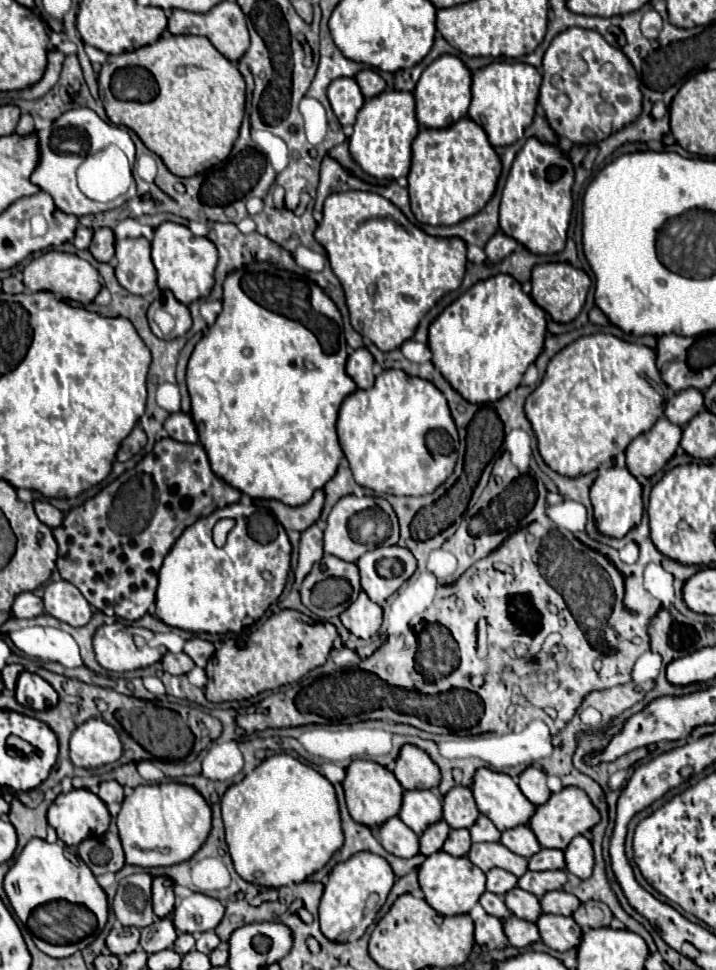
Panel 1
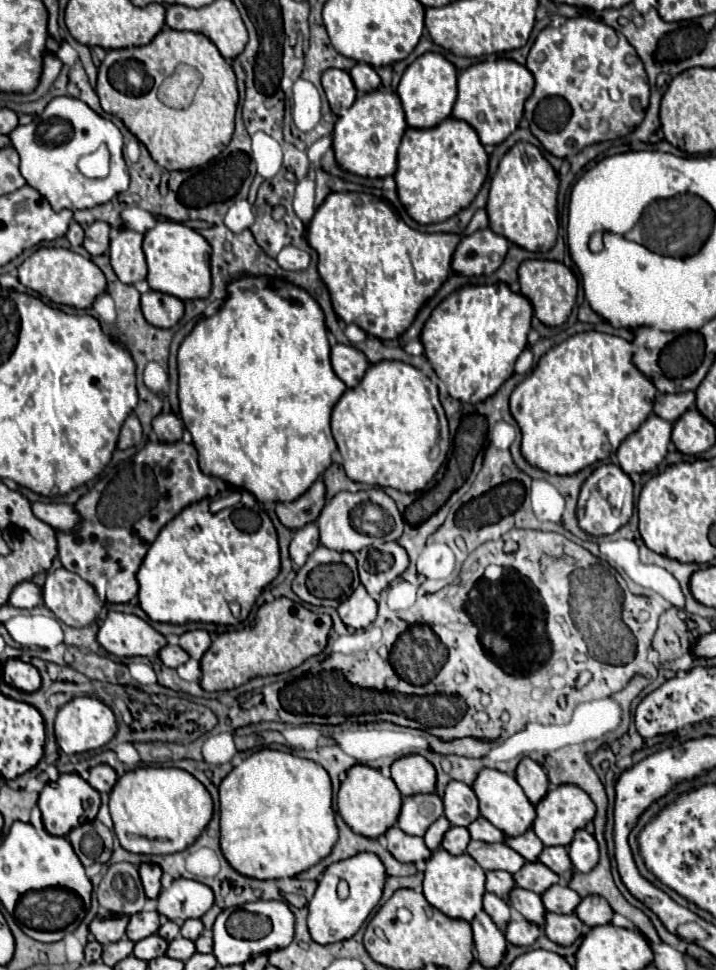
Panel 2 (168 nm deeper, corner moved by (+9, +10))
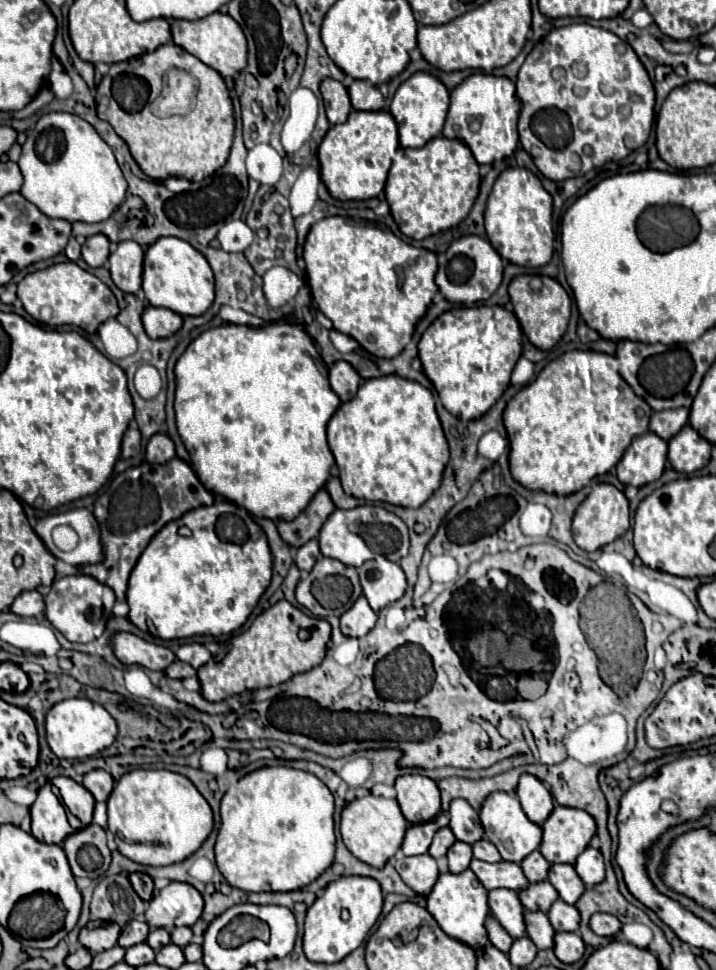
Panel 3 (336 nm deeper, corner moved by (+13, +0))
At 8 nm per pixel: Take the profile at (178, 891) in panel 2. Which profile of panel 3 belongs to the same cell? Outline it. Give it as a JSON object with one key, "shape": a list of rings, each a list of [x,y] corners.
{"shape":[[[169,882],[159,890],[145,910],[145,920],[153,928],[193,926],[203,912],[203,896],[185,882]]]}

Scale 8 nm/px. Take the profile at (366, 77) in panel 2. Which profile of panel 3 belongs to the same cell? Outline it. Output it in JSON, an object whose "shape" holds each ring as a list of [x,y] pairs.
{"shape":[[[355,80],[349,86],[349,98],[355,110],[383,110],[385,108],[385,98],[379,92],[379,88],[363,80]]]}

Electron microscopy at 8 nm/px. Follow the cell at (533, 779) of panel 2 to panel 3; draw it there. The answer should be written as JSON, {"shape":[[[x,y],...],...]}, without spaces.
{"shape":[[[523,774],[519,778],[517,796],[519,796],[519,802],[521,802],[523,812],[527,814],[527,818],[531,822],[539,824],[539,826],[549,818],[549,814],[555,808],[551,792],[531,774]]]}

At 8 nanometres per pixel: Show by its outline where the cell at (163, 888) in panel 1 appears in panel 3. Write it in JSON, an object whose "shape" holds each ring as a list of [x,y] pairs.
{"shape":[[[133,872],[129,876],[131,884],[133,884],[133,890],[139,894],[139,898],[143,900],[151,900],[153,896],[153,880],[147,876],[147,874],[141,874],[141,872]]]}

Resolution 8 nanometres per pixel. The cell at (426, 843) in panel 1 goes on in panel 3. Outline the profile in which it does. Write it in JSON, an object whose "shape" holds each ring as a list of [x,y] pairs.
{"shape":[[[439,828],[437,834],[435,834],[435,838],[433,838],[433,844],[431,844],[431,848],[429,848],[429,854],[431,854],[433,858],[445,856],[447,850],[455,844],[455,840],[457,840],[457,838],[453,836],[453,832],[449,832],[449,828]]]}

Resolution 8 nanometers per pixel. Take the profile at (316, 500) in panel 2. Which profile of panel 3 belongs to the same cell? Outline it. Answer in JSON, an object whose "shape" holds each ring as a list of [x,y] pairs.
{"shape":[[[321,488],[315,498],[309,502],[309,506],[291,522],[287,520],[279,520],[277,528],[281,538],[289,544],[289,546],[303,546],[309,540],[317,538],[321,526],[325,524],[325,520],[329,518],[329,514],[335,510],[335,504],[331,500],[331,496],[325,492],[325,488]]]}

